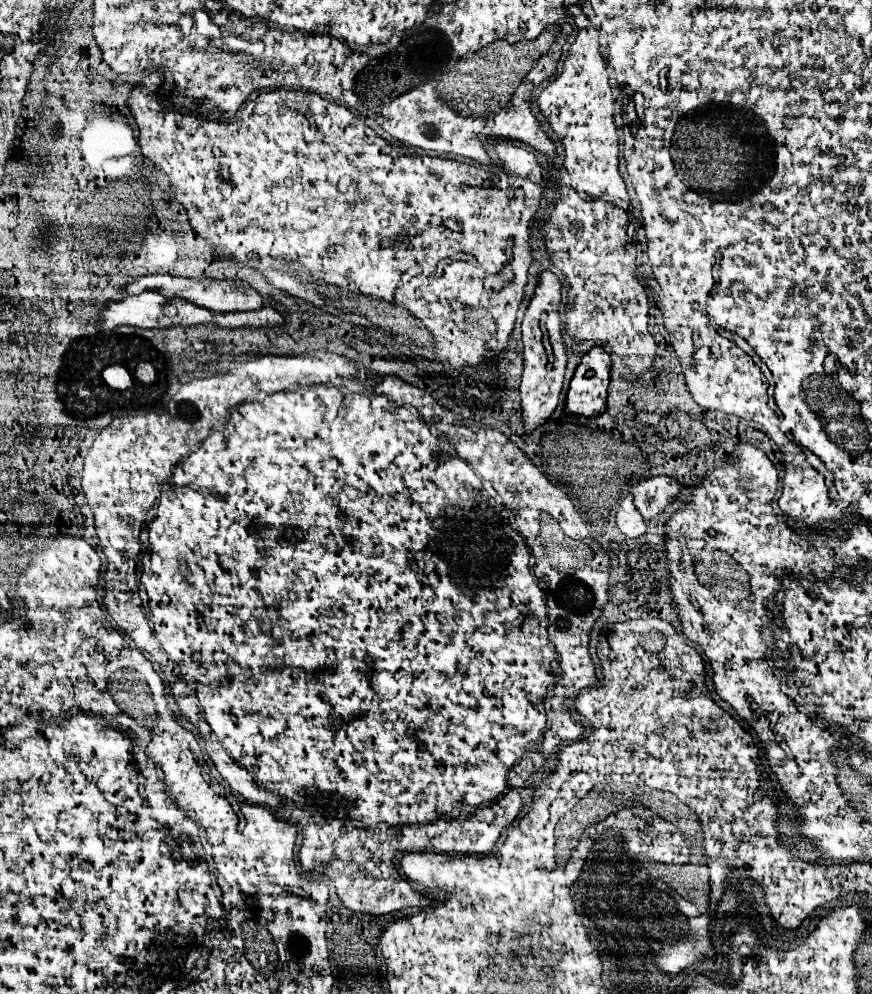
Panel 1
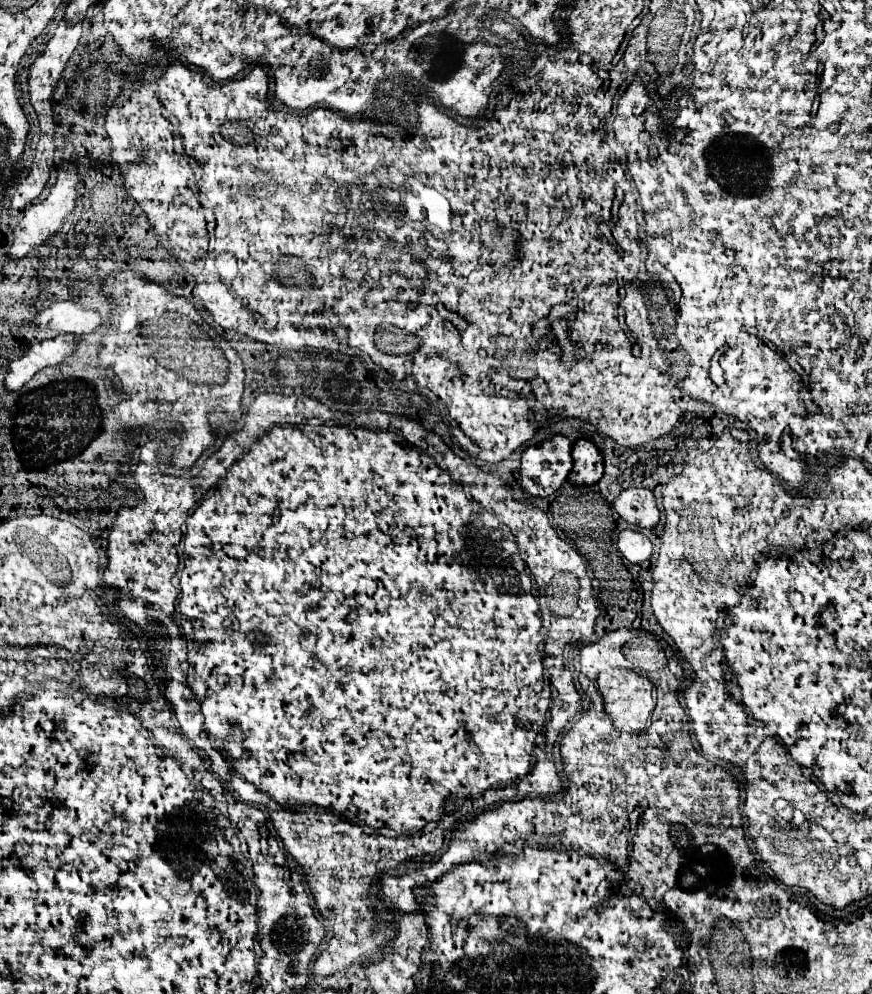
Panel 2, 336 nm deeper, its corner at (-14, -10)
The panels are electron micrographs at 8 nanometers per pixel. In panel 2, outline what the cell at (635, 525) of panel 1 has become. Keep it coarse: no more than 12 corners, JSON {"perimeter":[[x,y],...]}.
{"perimeter":[[622,530],[618,551],[626,562],[652,556],[652,542],[638,530]]}

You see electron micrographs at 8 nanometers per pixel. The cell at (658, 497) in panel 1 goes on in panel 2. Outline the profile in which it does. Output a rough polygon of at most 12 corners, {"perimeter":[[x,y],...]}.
{"perimeter":[[650,488],[624,490],[614,508],[632,526],[658,524]]}

